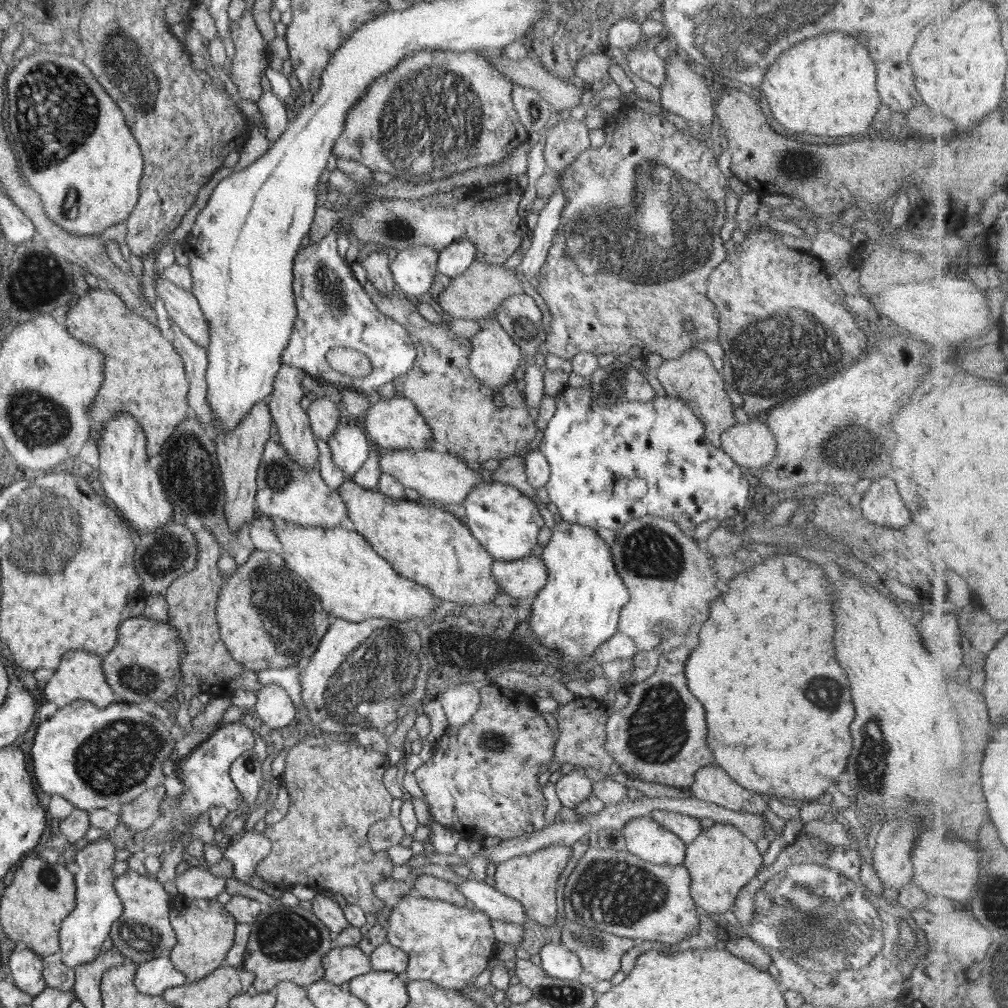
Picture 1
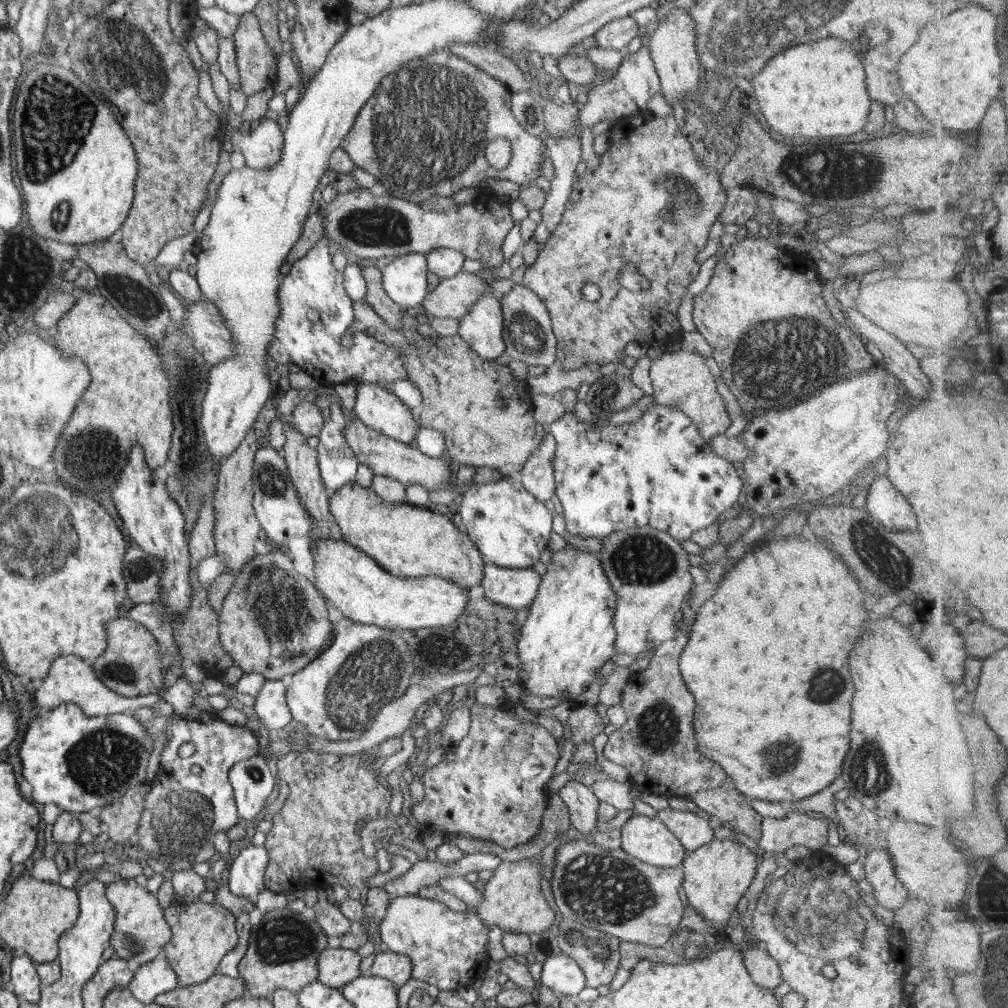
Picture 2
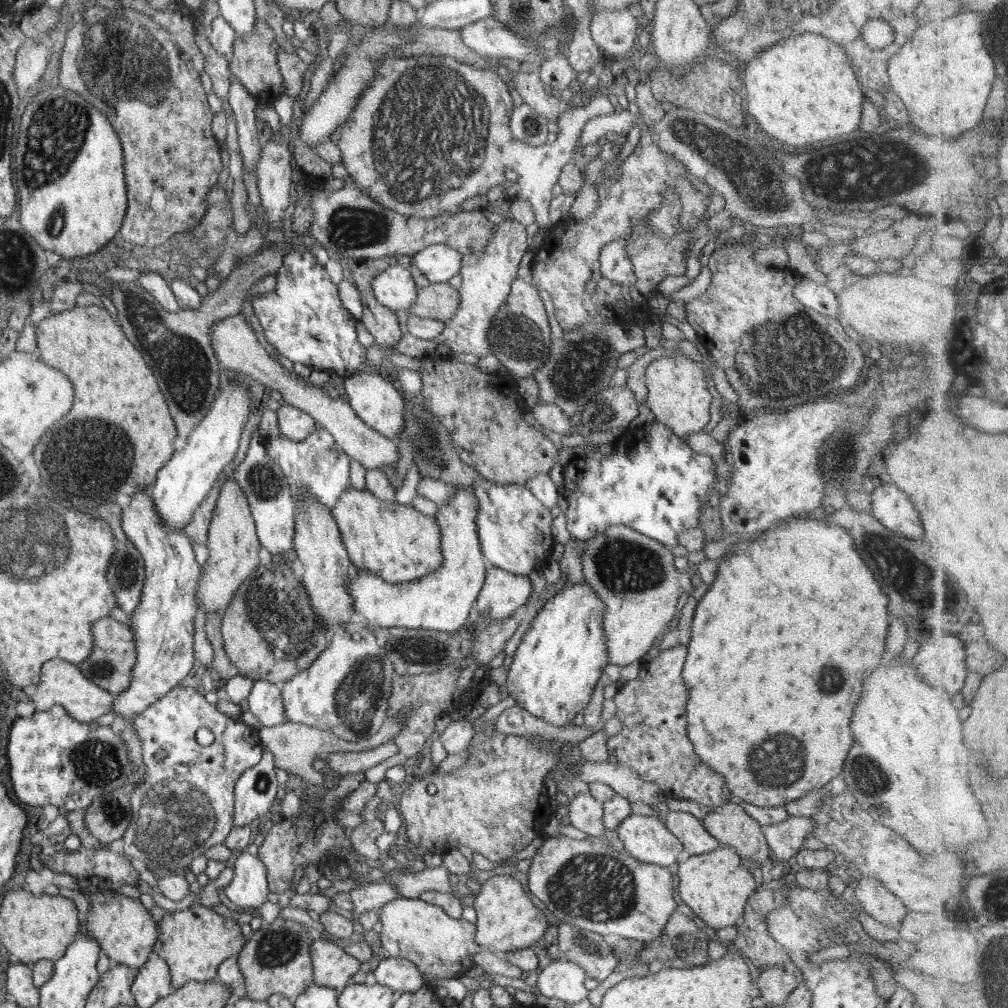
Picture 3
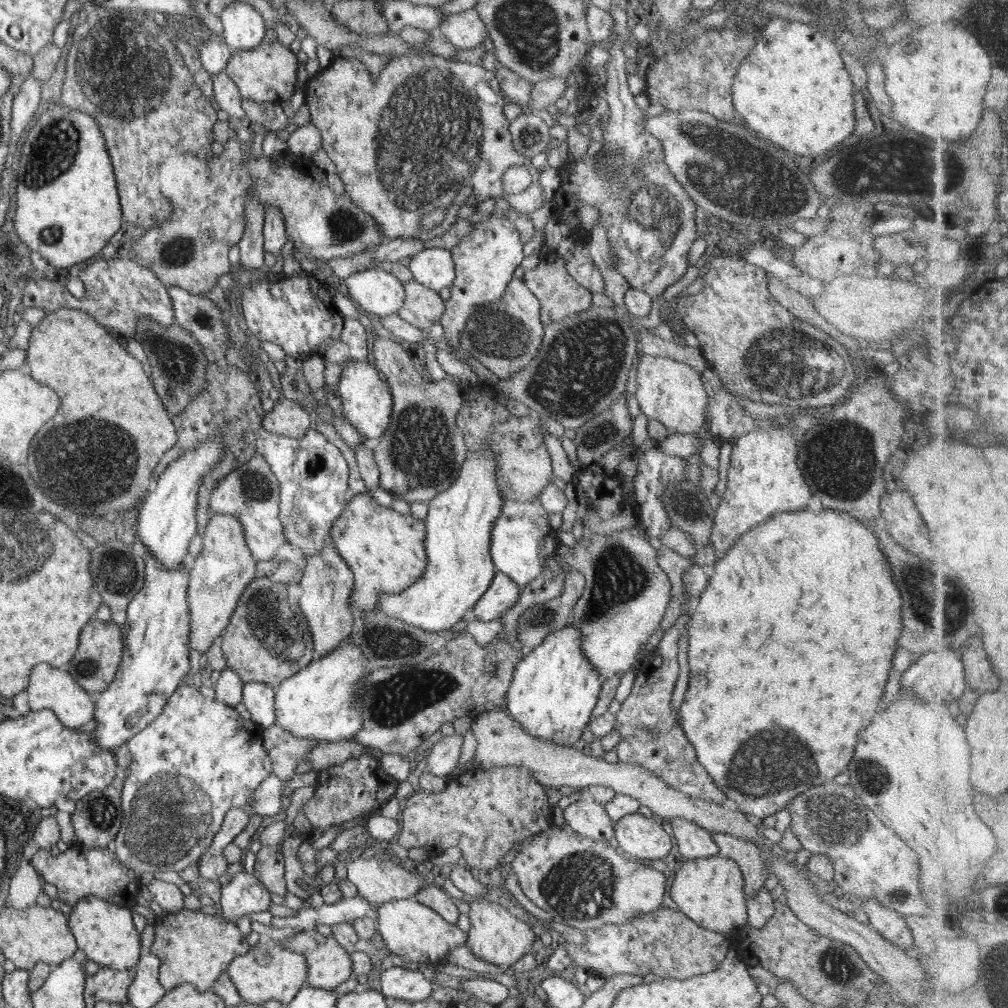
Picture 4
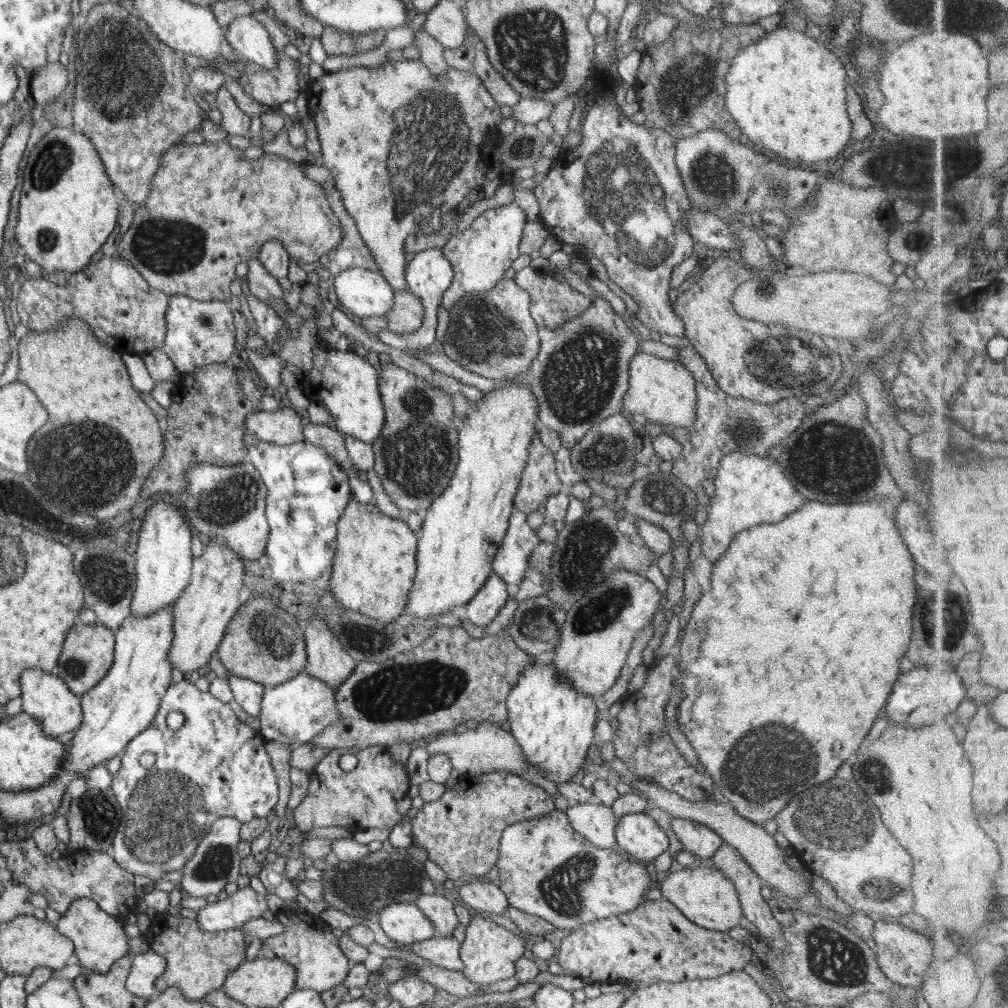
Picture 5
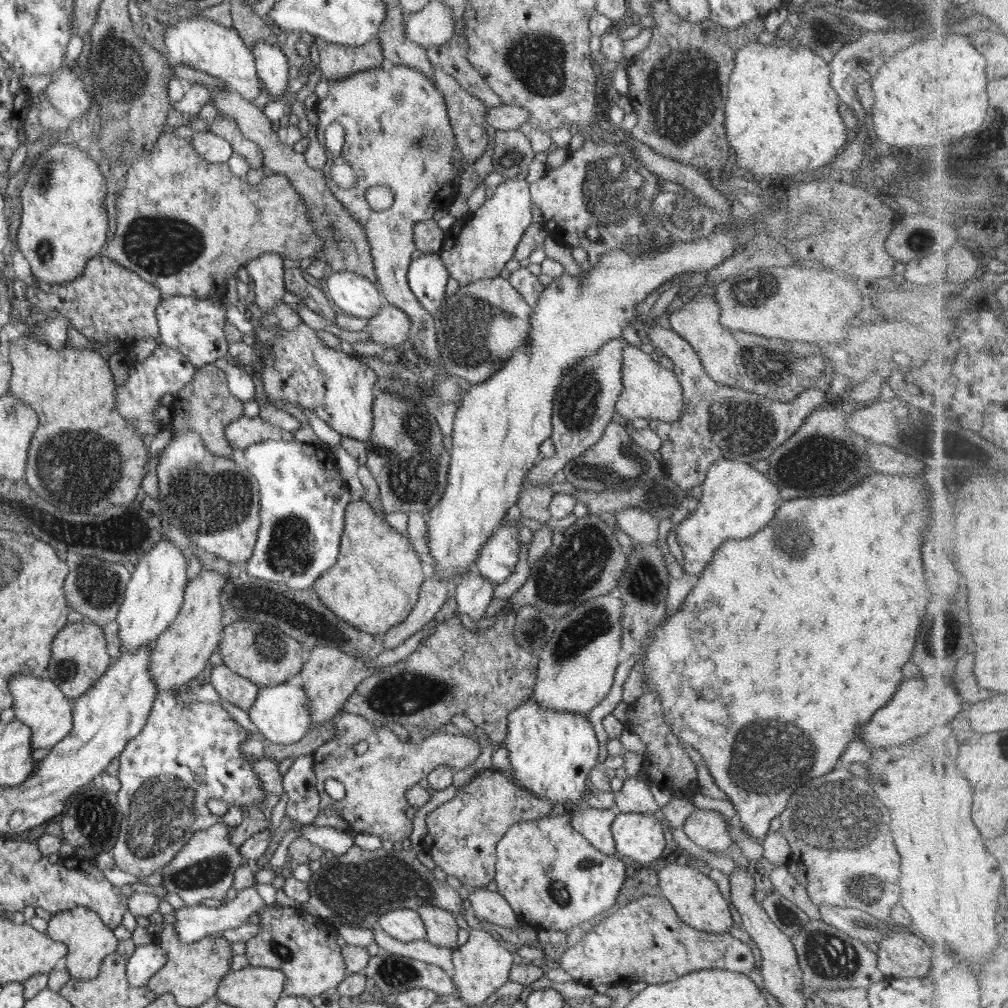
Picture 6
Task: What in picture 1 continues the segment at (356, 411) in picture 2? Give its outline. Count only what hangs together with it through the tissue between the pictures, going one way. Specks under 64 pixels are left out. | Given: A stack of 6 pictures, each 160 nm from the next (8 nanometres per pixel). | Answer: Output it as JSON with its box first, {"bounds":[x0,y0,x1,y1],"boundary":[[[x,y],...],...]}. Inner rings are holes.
{"bounds":[358,396,433,450],"boundary":[[[374,396],[366,415],[358,422],[372,443],[376,442],[388,450],[428,449],[429,440],[433,438],[429,424],[421,416],[416,406],[405,397],[396,396],[391,400],[381,400]]]}

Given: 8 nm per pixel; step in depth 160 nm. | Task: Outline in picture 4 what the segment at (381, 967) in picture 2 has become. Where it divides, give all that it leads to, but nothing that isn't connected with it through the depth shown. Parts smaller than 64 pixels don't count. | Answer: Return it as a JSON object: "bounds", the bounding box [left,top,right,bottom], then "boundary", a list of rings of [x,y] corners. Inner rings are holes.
{"bounds":[380,966,434,1001],"boundary":[[[396,966],[383,970],[380,977],[382,993],[386,997],[405,1001],[421,1001],[434,990],[430,981],[418,970]]]}

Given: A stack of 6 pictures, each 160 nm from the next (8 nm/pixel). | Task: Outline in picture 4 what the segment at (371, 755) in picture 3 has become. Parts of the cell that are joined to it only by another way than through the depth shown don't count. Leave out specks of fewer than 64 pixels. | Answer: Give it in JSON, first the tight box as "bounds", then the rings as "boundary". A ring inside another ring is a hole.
{"bounds":[303,739,383,772],"boundary":[[[347,739],[346,741],[337,741],[332,743],[331,741],[326,740],[320,740],[316,742],[316,745],[312,747],[312,751],[308,753],[308,755],[303,758],[303,761],[311,760],[312,761],[312,769],[315,772],[324,771],[330,766],[334,766],[335,764],[342,764],[343,762],[346,762],[347,760],[350,760],[351,758],[358,758],[362,755],[372,755],[373,757],[376,757],[376,759],[379,761],[383,755],[382,752],[380,752],[380,748],[373,748],[373,747],[364,747],[358,742],[354,742],[352,739]]]}

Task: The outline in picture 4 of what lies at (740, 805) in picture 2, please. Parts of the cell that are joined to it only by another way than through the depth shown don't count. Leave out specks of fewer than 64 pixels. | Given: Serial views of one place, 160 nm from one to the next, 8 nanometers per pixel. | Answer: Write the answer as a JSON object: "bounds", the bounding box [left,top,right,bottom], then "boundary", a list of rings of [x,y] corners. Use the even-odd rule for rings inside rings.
{"bounds":[710,831,770,898],"boundary":[[[716,831],[710,833],[718,845],[718,855],[731,858],[740,867],[745,882],[743,891],[745,898],[756,896],[760,886],[770,874],[763,857],[763,850],[752,841],[745,841],[728,833]]]}

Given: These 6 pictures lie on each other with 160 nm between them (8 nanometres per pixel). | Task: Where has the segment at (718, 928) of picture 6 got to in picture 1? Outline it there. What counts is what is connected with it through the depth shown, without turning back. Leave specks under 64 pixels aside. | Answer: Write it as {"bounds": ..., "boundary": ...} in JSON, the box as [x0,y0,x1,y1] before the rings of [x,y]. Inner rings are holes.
{"bounds":[683,823,762,915],"boundary":[[[714,823],[686,847],[683,865],[691,878],[690,891],[696,905],[714,915],[724,914],[732,908],[739,892],[750,884],[762,865],[762,855],[756,843],[730,823]]]}

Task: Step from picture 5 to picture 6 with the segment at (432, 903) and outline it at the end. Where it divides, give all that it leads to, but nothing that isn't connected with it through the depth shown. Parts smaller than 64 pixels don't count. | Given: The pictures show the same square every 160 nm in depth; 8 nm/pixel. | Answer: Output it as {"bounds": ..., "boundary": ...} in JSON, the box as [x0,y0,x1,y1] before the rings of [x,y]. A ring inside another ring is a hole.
{"bounds":[416,906,459,947],"boundary":[[[419,906],[416,911],[425,924],[425,939],[428,942],[439,947],[458,947],[459,927],[454,914],[439,906]]]}

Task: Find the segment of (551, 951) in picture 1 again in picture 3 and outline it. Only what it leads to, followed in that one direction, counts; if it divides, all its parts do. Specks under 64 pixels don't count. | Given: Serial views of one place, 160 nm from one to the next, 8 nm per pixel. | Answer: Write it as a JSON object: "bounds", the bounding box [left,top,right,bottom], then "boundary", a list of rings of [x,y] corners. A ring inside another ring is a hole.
{"bounds":[537,958,587,1005],"boundary":[[[558,958],[538,975],[537,988],[544,996],[556,998],[566,1005],[574,1005],[587,998],[585,970],[575,962]]]}

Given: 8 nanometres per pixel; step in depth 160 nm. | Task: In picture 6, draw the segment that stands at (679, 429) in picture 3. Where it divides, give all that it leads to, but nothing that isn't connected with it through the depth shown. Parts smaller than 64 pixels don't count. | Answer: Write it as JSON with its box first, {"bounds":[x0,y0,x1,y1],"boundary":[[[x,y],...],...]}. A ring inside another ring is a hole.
{"bounds":[616,344,684,421],"boundary":[[[631,344],[623,348],[622,358],[623,389],[616,400],[616,411],[627,420],[642,417],[648,420],[674,421],[680,418],[684,405],[683,388],[676,373],[662,367],[652,354]]]}

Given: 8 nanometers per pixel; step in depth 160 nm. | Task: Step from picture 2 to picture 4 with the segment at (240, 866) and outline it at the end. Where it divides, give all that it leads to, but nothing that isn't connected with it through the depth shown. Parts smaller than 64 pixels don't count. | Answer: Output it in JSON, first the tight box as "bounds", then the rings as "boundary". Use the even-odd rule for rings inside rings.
{"bounds":[221,868,271,923],"boundary":[[[244,868],[237,873],[221,887],[222,918],[231,923],[244,914],[269,910],[271,904],[269,890],[255,874],[248,874]]]}

